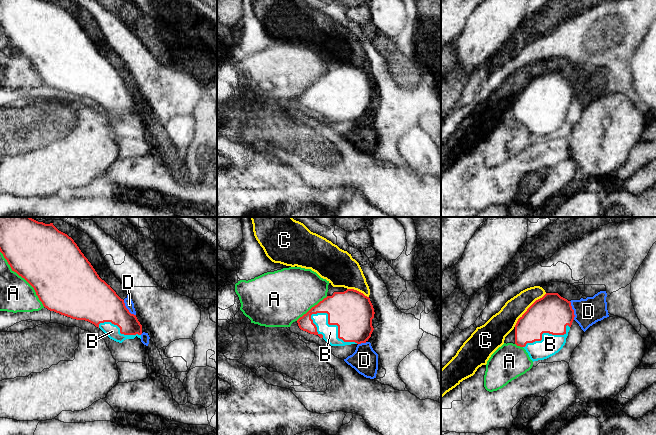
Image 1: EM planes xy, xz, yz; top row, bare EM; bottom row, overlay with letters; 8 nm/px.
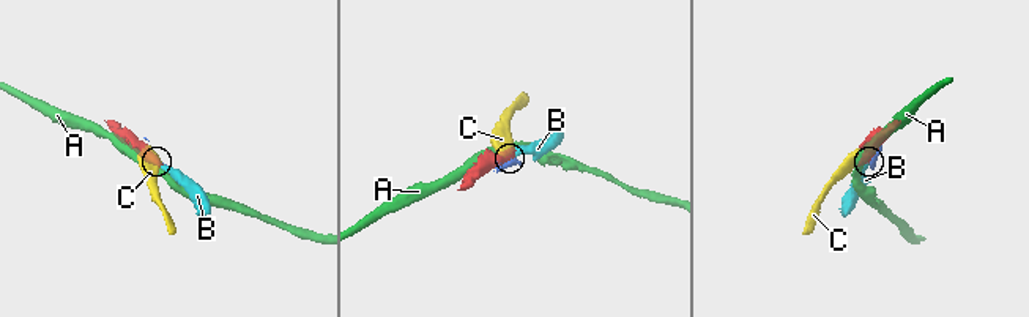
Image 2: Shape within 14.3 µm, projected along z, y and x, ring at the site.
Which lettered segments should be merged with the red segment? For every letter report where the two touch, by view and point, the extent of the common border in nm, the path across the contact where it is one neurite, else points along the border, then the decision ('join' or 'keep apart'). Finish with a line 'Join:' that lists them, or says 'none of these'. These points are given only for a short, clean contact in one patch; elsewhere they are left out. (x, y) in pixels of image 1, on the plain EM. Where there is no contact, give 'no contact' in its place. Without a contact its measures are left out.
A: xy (23, 53) | 550 nm | keep apart
B: xz (335, 100) | 440 nm | join
C: yz (528, 84) | 380 nm | keep apart
D: yz (573, 86) | 160 nm | keep apart
Join: B

